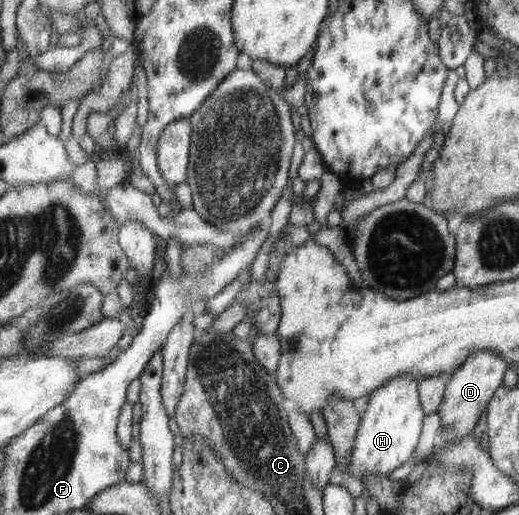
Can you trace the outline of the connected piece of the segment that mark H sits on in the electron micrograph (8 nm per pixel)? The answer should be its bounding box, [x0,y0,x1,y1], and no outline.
[350,376,427,480]

